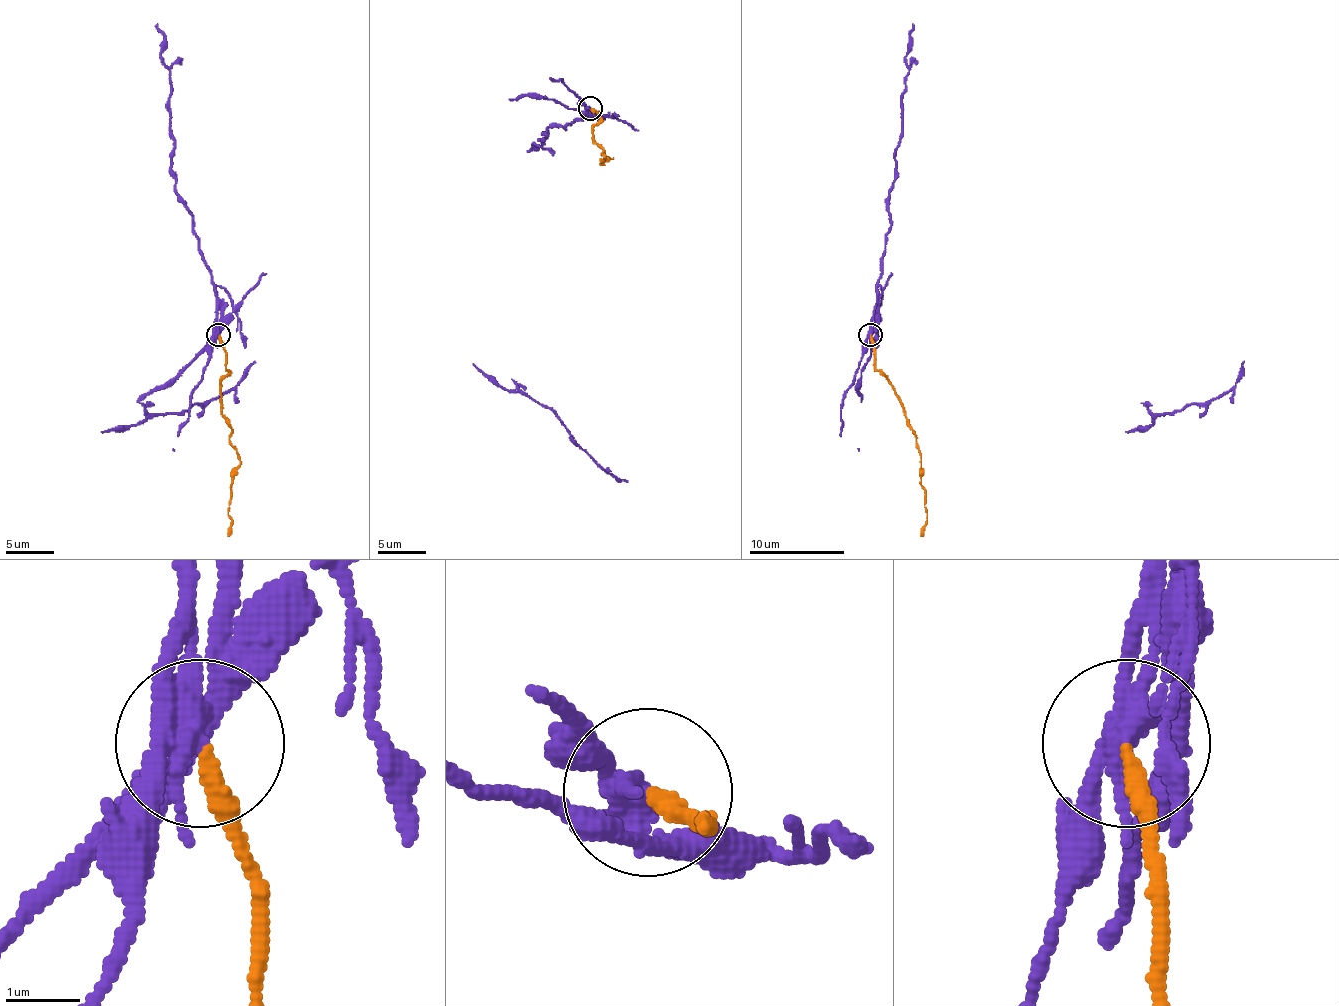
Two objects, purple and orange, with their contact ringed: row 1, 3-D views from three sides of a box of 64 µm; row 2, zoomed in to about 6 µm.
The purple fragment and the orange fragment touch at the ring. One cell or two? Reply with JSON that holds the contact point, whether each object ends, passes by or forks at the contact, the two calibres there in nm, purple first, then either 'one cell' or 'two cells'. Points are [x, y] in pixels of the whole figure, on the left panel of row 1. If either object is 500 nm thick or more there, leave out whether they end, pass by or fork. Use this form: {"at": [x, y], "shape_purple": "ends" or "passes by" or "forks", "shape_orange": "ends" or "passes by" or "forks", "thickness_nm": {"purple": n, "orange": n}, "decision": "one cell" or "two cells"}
{"at": [218, 335], "shape_purple": "forks", "shape_orange": "ends", "thickness_nm": {"purple": 320, "orange": 260}, "decision": "two cells"}

